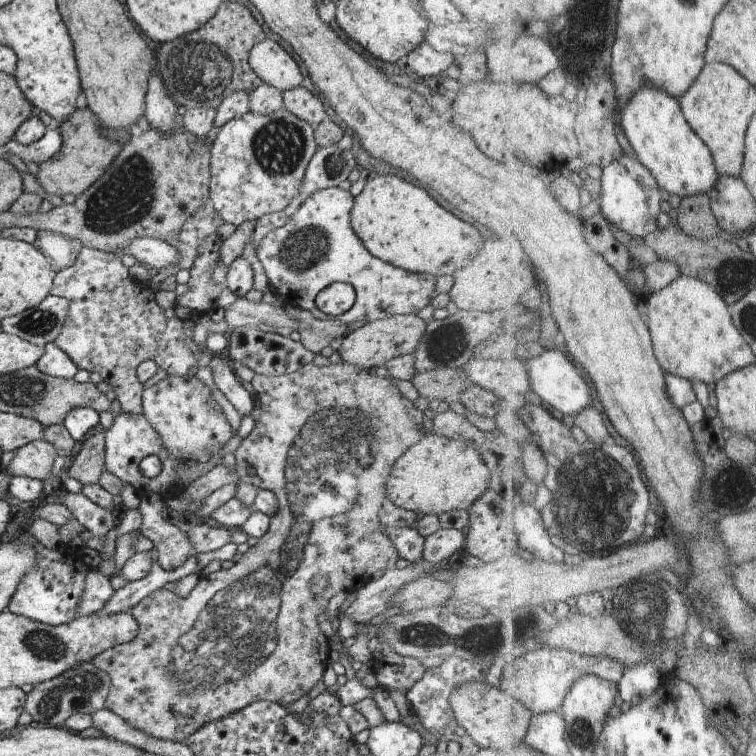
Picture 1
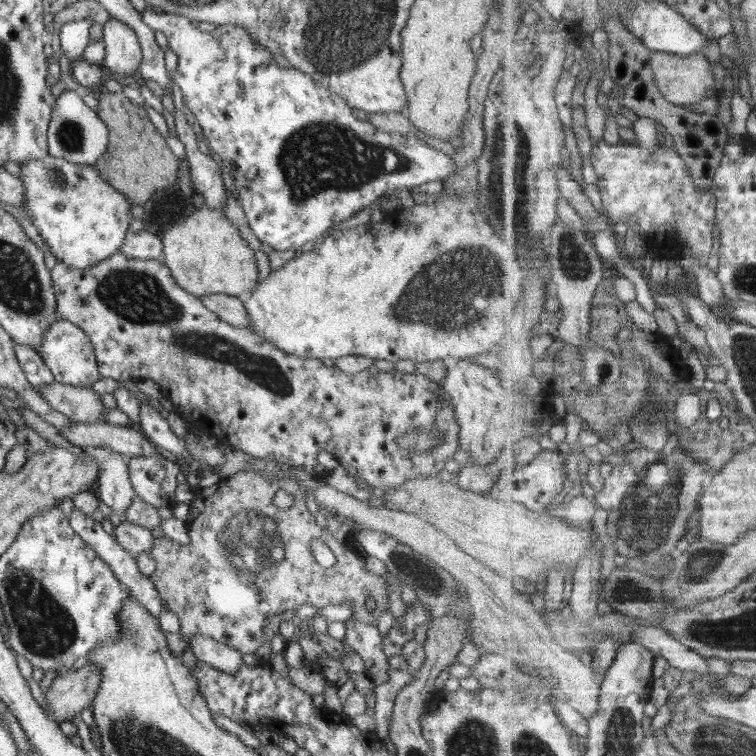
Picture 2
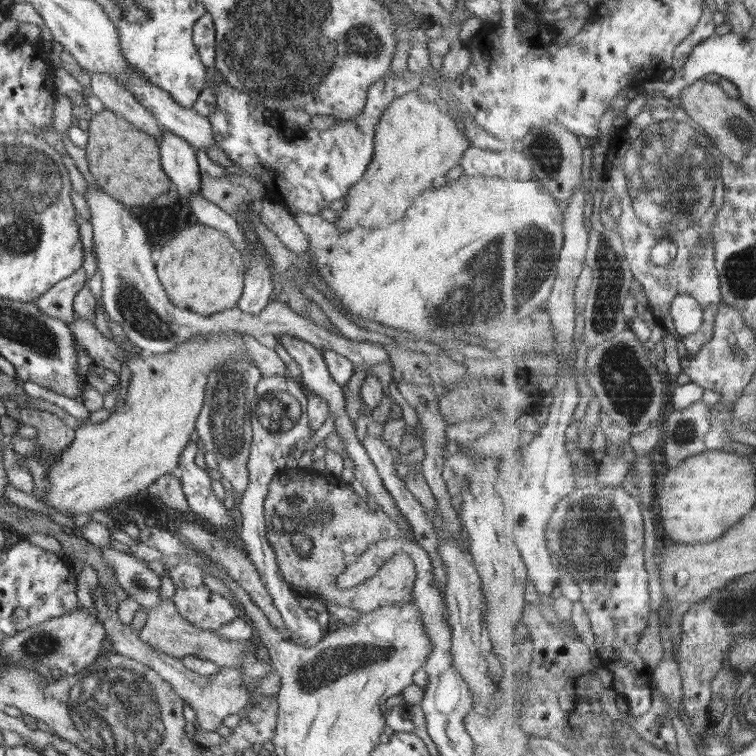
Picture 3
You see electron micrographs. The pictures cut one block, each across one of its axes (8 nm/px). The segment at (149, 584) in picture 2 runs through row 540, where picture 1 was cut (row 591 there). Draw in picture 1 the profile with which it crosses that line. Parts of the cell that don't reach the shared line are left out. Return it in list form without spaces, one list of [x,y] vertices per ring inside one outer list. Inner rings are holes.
[[[97,569],[87,574],[85,589],[79,602],[77,616],[98,613],[116,592],[110,585],[110,578],[102,575]]]

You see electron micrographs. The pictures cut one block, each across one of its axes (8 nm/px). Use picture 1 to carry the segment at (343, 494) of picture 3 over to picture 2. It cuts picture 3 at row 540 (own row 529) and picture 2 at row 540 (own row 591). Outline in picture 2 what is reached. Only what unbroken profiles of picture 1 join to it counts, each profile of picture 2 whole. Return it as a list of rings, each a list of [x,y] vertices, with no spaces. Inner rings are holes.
[[[252,471],[238,472],[238,474],[234,474],[234,476],[222,478],[222,480],[220,480],[217,484],[210,487],[195,489],[194,500],[190,503],[190,519],[186,524],[191,541],[184,545],[176,542],[176,540],[172,540],[172,538],[170,538],[167,534],[164,534],[163,537],[154,536],[154,546],[145,553],[150,555],[152,560],[156,561],[155,570],[149,578],[154,583],[163,603],[168,605],[169,609],[178,616],[180,632],[182,632],[182,636],[184,636],[184,638],[190,640],[194,637],[194,635],[210,635],[217,641],[239,650],[242,654],[254,653],[266,642],[264,626],[267,623],[267,619],[271,616],[281,614],[288,609],[294,609],[296,606],[301,605],[319,610],[326,606],[343,604],[343,602],[349,602],[352,604],[354,607],[352,610],[354,618],[358,618],[360,622],[374,624],[376,627],[378,626],[378,618],[390,609],[388,599],[389,593],[386,589],[387,582],[384,572],[372,572],[372,570],[366,567],[366,561],[364,561],[364,558],[360,556],[354,547],[342,546],[340,540],[335,538],[328,529],[320,527],[316,523],[316,517],[308,511],[308,508],[306,507],[306,500],[306,491],[304,491],[304,487],[300,485],[295,478],[284,479],[281,480],[281,482],[271,482],[266,479],[264,475],[257,474]],[[280,488],[285,489],[288,493],[292,493],[296,496],[294,506],[290,506],[288,510],[282,510],[273,504],[274,495],[276,495],[276,492],[278,492]],[[314,538],[321,538],[326,542],[331,550],[334,551],[337,561],[333,566],[324,568],[317,563],[316,558],[312,555],[312,551],[310,550],[310,542],[311,540],[314,540]],[[370,598],[373,598],[376,602],[376,609],[368,612],[364,609],[364,603]]]

